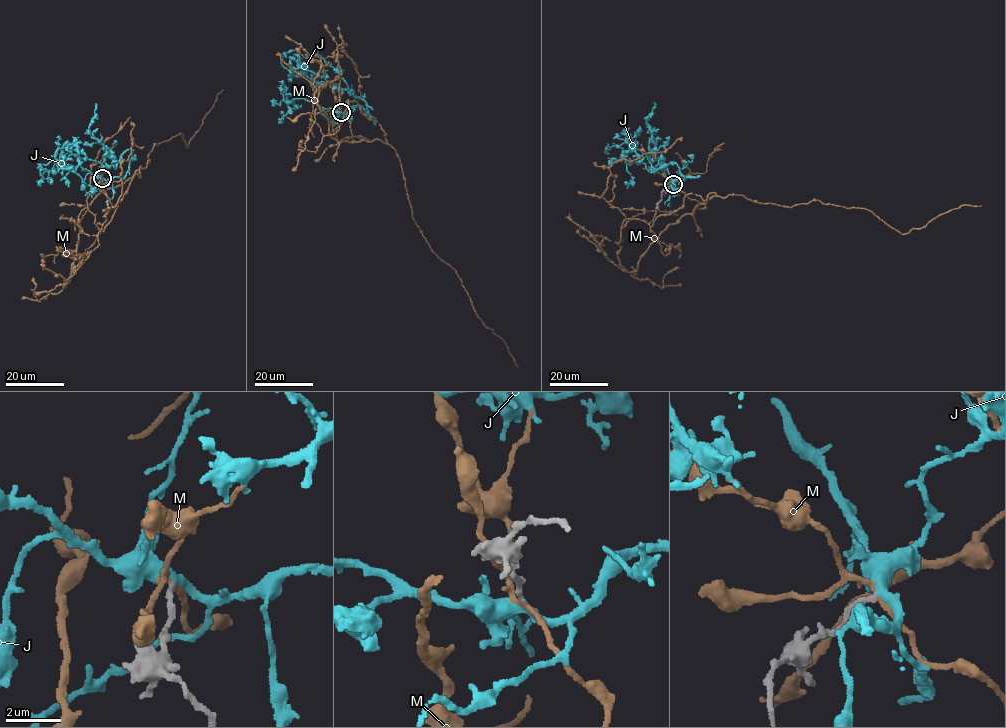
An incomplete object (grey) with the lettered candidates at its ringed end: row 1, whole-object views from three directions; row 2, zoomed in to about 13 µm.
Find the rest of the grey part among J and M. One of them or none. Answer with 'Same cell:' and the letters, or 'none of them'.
Same cell: J

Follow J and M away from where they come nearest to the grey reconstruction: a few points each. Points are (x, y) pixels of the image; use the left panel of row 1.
J: (102, 178), (124, 177), (132, 151), (125, 150), (116, 164), (81, 158), (73, 170), (58, 165), (73, 168)
M: (102, 179), (104, 189), (79, 215), (65, 287), (98, 244), (102, 225), (86, 199), (90, 165), (130, 117)

